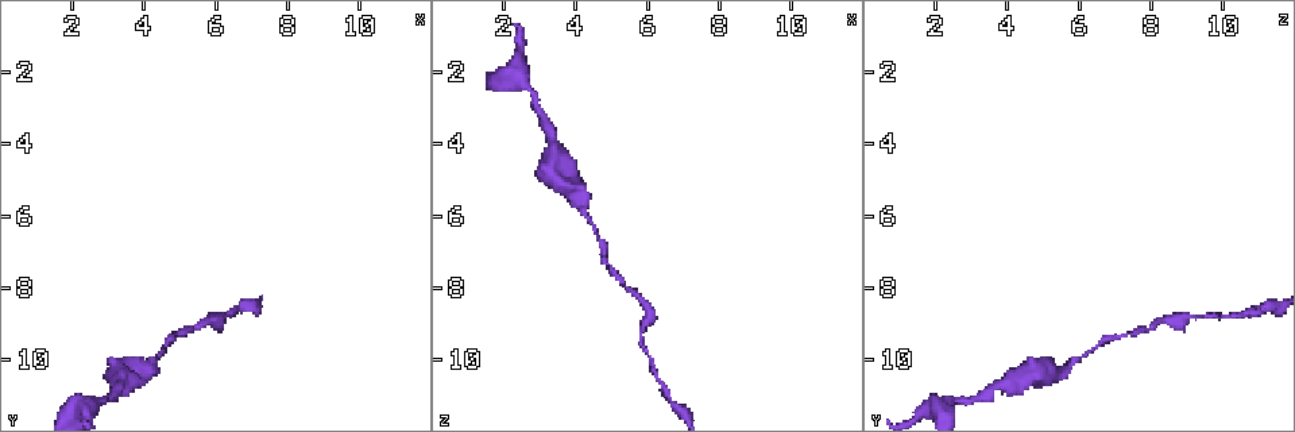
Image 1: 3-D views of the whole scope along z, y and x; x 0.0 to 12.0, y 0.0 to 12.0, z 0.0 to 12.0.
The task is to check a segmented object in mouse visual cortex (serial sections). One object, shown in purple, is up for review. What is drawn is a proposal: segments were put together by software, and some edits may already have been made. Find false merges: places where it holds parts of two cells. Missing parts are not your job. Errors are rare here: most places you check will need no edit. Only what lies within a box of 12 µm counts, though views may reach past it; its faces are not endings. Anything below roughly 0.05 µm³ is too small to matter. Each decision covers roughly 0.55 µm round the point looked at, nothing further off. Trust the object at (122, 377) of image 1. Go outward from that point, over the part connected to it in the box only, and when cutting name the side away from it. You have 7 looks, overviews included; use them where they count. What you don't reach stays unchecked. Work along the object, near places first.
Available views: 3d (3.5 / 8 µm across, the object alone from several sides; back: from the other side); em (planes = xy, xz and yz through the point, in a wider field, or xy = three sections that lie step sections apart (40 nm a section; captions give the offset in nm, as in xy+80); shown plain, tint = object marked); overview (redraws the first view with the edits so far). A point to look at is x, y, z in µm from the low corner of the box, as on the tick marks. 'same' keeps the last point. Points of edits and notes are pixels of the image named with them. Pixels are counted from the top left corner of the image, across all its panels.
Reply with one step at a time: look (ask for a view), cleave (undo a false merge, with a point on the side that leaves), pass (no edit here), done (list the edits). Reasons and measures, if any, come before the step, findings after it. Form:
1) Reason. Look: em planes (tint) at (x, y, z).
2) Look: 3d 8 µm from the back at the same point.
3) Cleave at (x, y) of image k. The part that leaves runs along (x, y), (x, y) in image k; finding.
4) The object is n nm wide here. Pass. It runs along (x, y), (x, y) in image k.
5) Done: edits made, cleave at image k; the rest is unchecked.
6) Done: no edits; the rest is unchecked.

Abrupt turn. Look: 3d 3.5 µm from the back at (2.4, 11.3, 2.3).

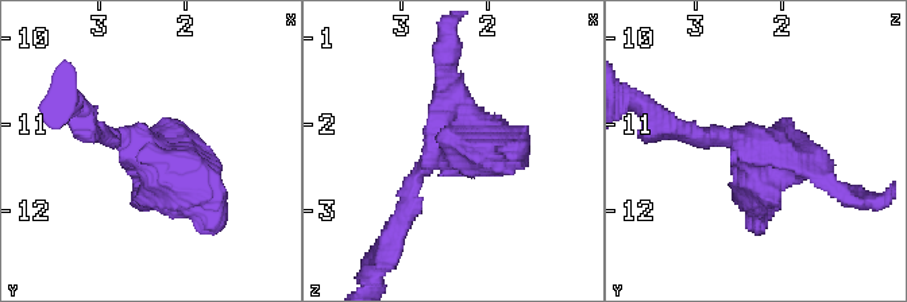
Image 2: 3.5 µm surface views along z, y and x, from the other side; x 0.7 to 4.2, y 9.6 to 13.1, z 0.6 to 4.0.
Look: em xy step 3 (tint) at (2.45, 11.30, 2.25).

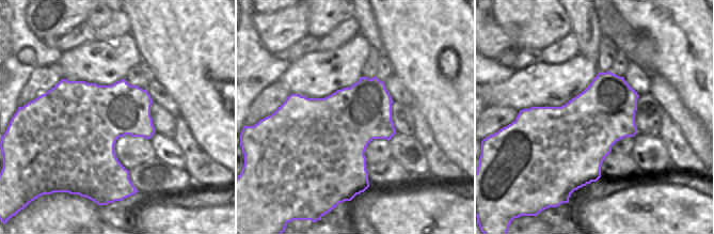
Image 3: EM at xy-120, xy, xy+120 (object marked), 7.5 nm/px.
Pass. It runs along (103, 134), (145, 147), (219, 205) in image 2; one cell here.

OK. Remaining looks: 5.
Thick turns thin. Look: 3d 3.5 µm at (4.1, 10.3, 5.6).

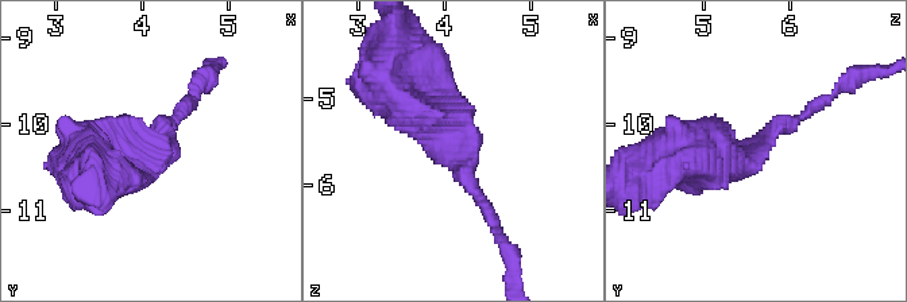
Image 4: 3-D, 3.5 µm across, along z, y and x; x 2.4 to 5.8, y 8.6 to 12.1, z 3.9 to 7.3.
The arms are 150, 500 nm wide; now the EM. Look: em xy step 2 (tint) at (4.15, 10.30, 5.55).

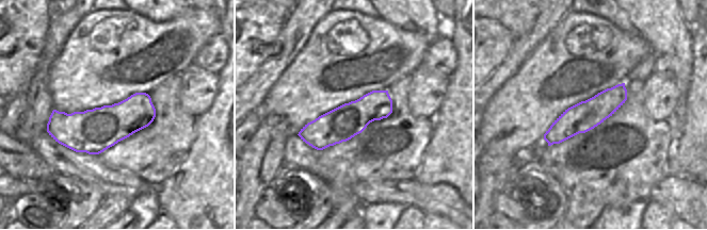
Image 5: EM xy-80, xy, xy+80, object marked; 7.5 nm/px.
The object is 260 nm wide here. Pass. It runs along (389, 102), (321, 133), (302, 134) in image 5; all the same cell.

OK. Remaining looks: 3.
Thick turns thin. Look: 3d 3.5 µm at (5.8, 8.8, 9.1).

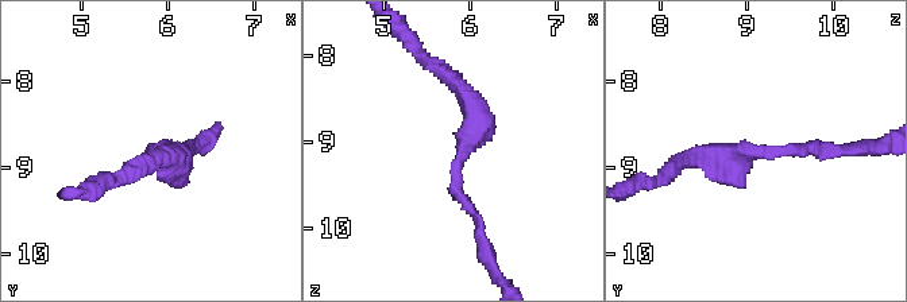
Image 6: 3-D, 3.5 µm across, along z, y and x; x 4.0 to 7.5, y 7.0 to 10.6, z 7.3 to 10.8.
Shape alone is not enough. Look: em xy step 2 (tint) at (5.85, 8.80, 9.15).

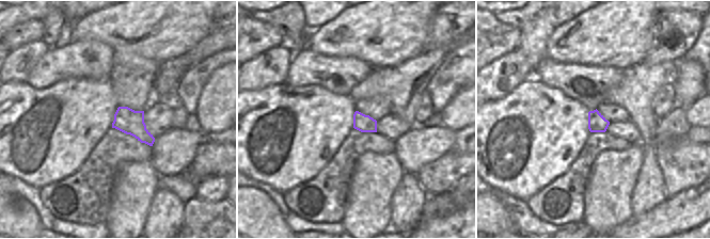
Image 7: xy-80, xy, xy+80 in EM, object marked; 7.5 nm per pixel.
The arms are 150, 250 nm wide. Pass. It runs along (451, 78), (477, 112), (456, 196), (481, 237) in image 6; one cell here.

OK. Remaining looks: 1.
Done: no edits; the rest is unchecked.

